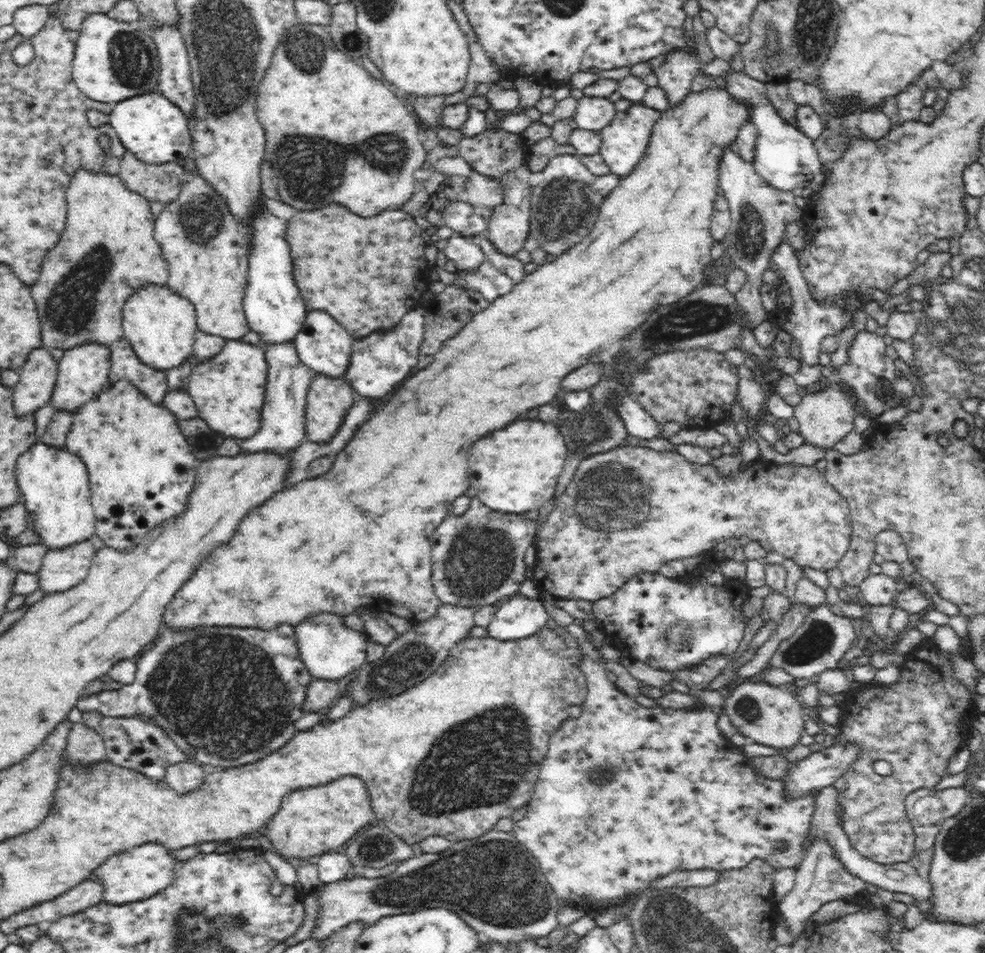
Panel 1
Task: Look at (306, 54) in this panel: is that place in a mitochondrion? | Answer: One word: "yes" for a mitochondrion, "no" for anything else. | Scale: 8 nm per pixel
yes

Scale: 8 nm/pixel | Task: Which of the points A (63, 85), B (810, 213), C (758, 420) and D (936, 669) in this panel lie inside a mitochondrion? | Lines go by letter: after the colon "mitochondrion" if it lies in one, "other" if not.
A: other
B: other
C: other
D: other

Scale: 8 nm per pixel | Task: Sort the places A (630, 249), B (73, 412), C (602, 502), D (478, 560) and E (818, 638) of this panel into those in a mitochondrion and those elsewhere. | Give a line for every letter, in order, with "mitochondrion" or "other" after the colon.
A: other
B: other
C: mitochondrion
D: mitochondrion
E: mitochondrion

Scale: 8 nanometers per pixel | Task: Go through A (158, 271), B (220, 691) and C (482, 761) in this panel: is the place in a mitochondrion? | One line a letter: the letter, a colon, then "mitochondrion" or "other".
A: other
B: mitochondrion
C: mitochondrion

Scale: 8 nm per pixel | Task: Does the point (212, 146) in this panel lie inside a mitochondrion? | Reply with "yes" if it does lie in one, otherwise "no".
no

